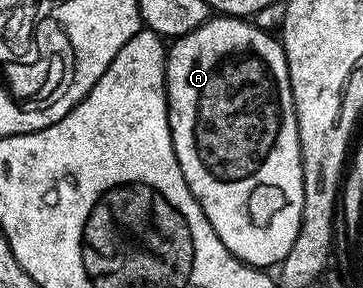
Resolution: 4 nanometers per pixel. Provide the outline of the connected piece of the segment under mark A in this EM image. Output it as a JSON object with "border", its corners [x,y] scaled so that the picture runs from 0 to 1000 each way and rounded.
{"border":[[[584,56],[573,76],[554,83],[554,97],[479,135],[460,174],[460,413],[488,569],[499,569],[510,639],[521,639],[521,667],[532,667],[543,708],[554,708],[554,722],[565,736],[587,806],[598,806],[609,847],[620,847],[620,861],[631,861],[631,875],[642,889],[653,889],[661,910],[680,910],[691,924],[716,931],[766,927],[777,913],[780,892],[796,875],[796,861],[807,861],[807,847],[818,833],[840,694],[829,500],[818,458],[818,389],[807,347],[807,306],[796,278],[791,184],[780,174],[777,142],[755,115],[708,97],[700,73],[645,56]]]}

